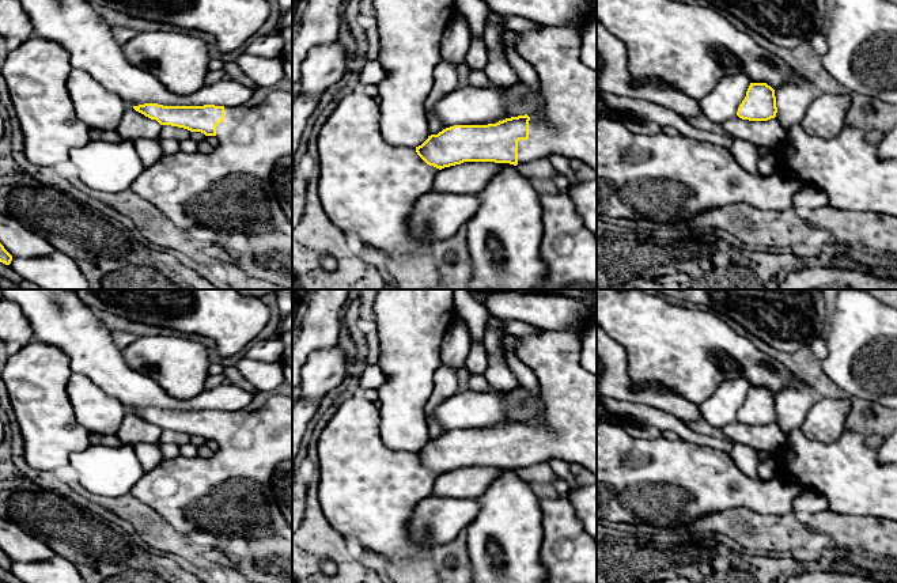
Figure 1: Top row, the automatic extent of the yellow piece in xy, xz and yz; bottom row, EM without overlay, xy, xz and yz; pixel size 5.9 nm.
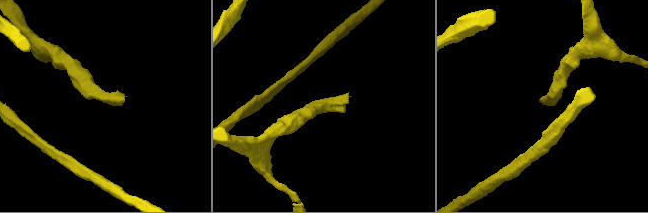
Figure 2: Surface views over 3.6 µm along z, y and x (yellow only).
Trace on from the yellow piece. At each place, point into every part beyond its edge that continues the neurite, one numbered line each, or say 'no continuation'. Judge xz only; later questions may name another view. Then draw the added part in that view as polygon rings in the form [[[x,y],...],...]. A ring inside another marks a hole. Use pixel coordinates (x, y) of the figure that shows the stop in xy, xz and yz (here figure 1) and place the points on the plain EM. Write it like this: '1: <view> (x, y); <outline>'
1: xz (564, 428); [[[484,289],[492,292],[514,292],[519,295],[557,295],[576,298],[586,303],[583,330],[540,329],[535,334],[518,337],[514,347],[515,357],[526,364],[537,376],[541,406],[529,425],[529,443],[518,446],[518,467],[561,459],[576,463],[597,476],[597,374],[580,364],[580,349],[586,323],[597,317],[597,289]]]

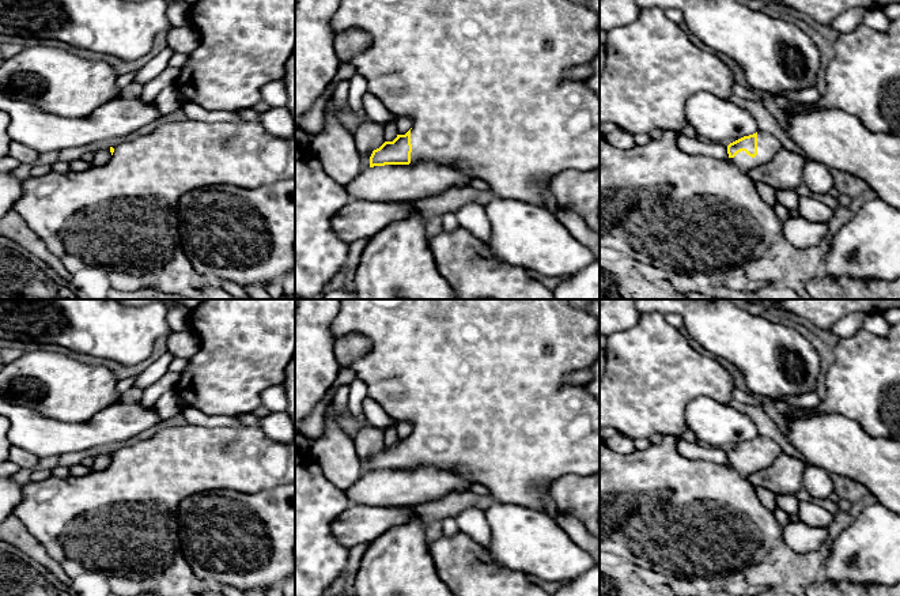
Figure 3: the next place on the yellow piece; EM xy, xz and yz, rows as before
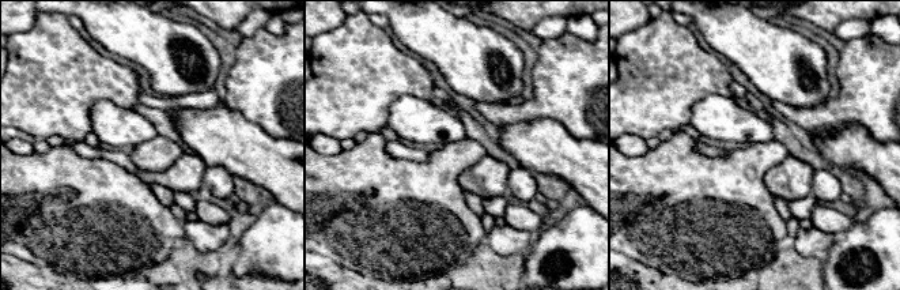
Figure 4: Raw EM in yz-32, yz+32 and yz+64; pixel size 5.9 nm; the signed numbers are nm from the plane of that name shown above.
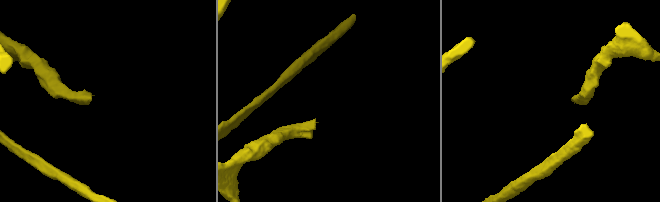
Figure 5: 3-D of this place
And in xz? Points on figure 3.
1: xz (483, 381); [[[341,299],[341,301],[340,301],[340,306],[339,306],[339,313],[337,313],[337,316],[336,316],[336,317],[334,317],[334,320],[333,320],[333,322],[332,322],[332,333],[333,333],[333,336],[334,336],[334,343],[336,343],[336,342],[337,342],[337,340],[339,340],[339,339],[340,339],[340,337],[343,337],[343,336],[345,336],[345,335],[348,335],[348,333],[360,333],[360,335],[364,335],[364,336],[367,336],[367,337],[368,337],[368,339],[370,339],[370,340],[371,340],[371,343],[373,343],[373,350],[371,350],[371,352],[370,352],[370,354],[367,354],[367,355],[364,355],[364,357],[362,357],[362,358],[358,358],[358,359],[355,359],[355,361],[353,361],[353,362],[351,362],[351,363],[349,363],[349,365],[347,365],[347,366],[341,366],[341,367],[348,367],[348,369],[349,369],[349,370],[352,370],[352,371],[353,371],[353,373],[355,373],[355,378],[360,378],[360,380],[363,380],[363,381],[364,381],[364,382],[366,382],[366,385],[367,385],[367,397],[370,397],[370,399],[374,399],[374,400],[375,400],[375,401],[377,401],[377,403],[378,403],[378,404],[379,404],[379,405],[381,405],[381,407],[382,407],[382,408],[383,408],[383,410],[385,410],[385,411],[386,411],[386,414],[387,414],[387,415],[389,415],[389,416],[390,416],[390,418],[393,418],[393,419],[396,419],[396,420],[397,420],[397,422],[402,422],[402,420],[406,420],[406,422],[411,422],[411,423],[412,423],[412,434],[411,434],[411,449],[412,449],[412,457],[411,457],[411,468],[412,468],[412,469],[413,469],[413,468],[416,468],[416,467],[419,467],[419,465],[432,465],[432,467],[436,467],[436,468],[443,468],[443,469],[447,469],[447,471],[451,471],[451,472],[454,472],[454,474],[457,474],[457,475],[460,475],[460,476],[465,476],[465,478],[468,478],[468,479],[473,479],[473,480],[474,480],[474,482],[477,482],[477,483],[480,483],[480,484],[483,484],[483,486],[485,486],[485,487],[487,487],[487,489],[488,489],[488,490],[489,490],[489,493],[491,493],[491,494],[492,494],[492,495],[494,495],[494,498],[495,498],[495,499],[496,499],[496,501],[499,501],[499,502],[506,502],[506,503],[517,503],[517,505],[522,505],[522,506],[525,506],[525,508],[529,508],[529,509],[533,509],[533,510],[537,510],[537,512],[542,512],[542,513],[544,513],[544,497],[545,497],[545,495],[547,495],[547,494],[549,494],[549,491],[551,491],[551,486],[552,486],[552,483],[553,483],[553,482],[555,482],[555,480],[556,480],[556,479],[559,479],[559,478],[561,478],[561,476],[564,476],[564,475],[566,475],[566,474],[578,474],[578,475],[589,475],[589,474],[593,474],[593,472],[598,472],[598,471],[600,471],[600,403],[598,403],[598,401],[597,401],[597,400],[595,400],[595,399],[594,399],[594,396],[593,396],[593,395],[590,395],[590,393],[589,393],[589,392],[587,392],[587,391],[586,391],[586,389],[585,389],[585,388],[583,388],[583,385],[578,385],[578,384],[572,384],[572,382],[568,382],[568,381],[567,381],[567,380],[566,380],[566,378],[567,378],[567,376],[568,376],[568,374],[571,374],[571,373],[574,373],[574,371],[579,371],[579,370],[585,370],[585,369],[587,369],[587,367],[589,367],[589,366],[590,366],[590,365],[591,365],[591,363],[593,363],[593,361],[594,361],[594,359],[595,359],[595,358],[597,358],[597,357],[598,357],[598,352],[600,352],[600,335],[598,335],[598,328],[600,328],[600,320],[598,320],[598,318],[595,318],[595,317],[594,317],[594,316],[593,316],[593,314],[591,314],[591,313],[590,313],[590,312],[589,312],[589,310],[587,310],[587,305],[589,305],[589,303],[590,303],[590,301],[591,301],[591,299]]]

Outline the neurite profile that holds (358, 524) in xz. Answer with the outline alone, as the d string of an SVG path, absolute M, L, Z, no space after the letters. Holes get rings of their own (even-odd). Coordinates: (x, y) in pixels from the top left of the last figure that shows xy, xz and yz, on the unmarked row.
M351 505L334 523L332 532L340 544L351 548L358 544L368 544L387 529L409 521L415 514L420 516L416 506Z

